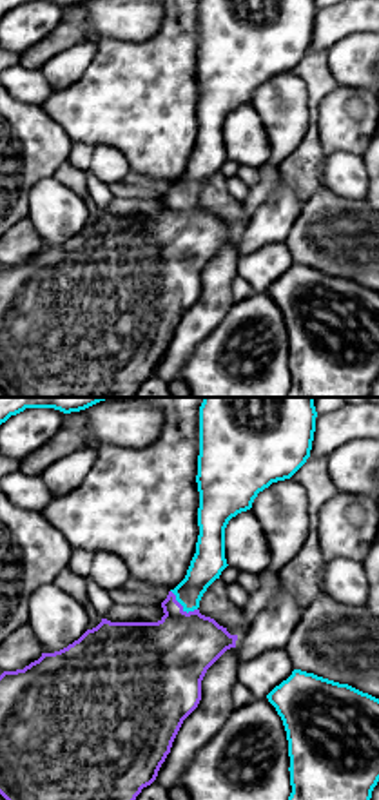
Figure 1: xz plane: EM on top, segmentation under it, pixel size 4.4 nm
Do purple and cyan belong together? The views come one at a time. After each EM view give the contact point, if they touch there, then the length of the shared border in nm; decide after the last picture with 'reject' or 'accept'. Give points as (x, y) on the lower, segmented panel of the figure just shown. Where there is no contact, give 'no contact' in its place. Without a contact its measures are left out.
contact (182, 606); length 150 nm

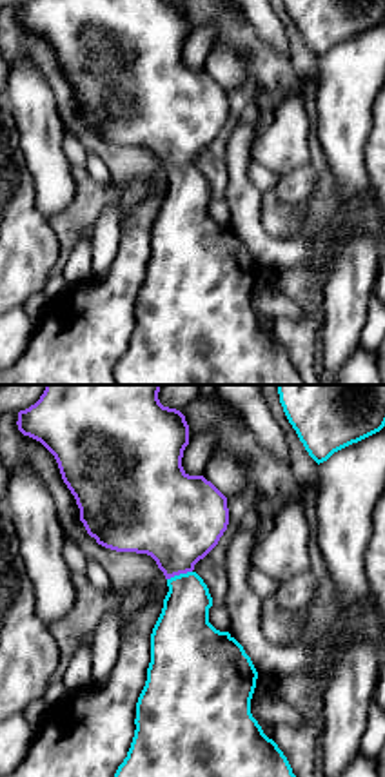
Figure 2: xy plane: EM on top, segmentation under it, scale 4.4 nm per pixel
contact (178, 574); length 120 nm

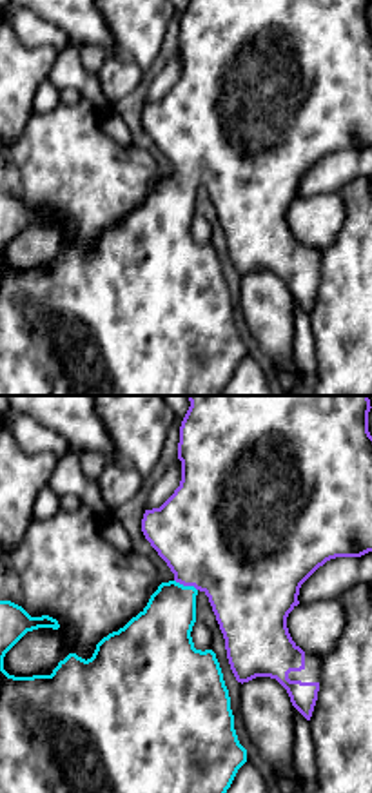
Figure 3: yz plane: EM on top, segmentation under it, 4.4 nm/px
contact (186, 585); length 120 nm

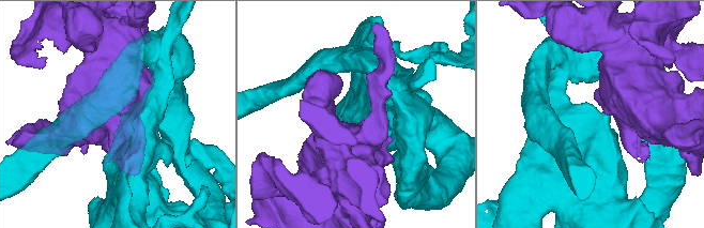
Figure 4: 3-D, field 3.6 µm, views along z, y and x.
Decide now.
accept

